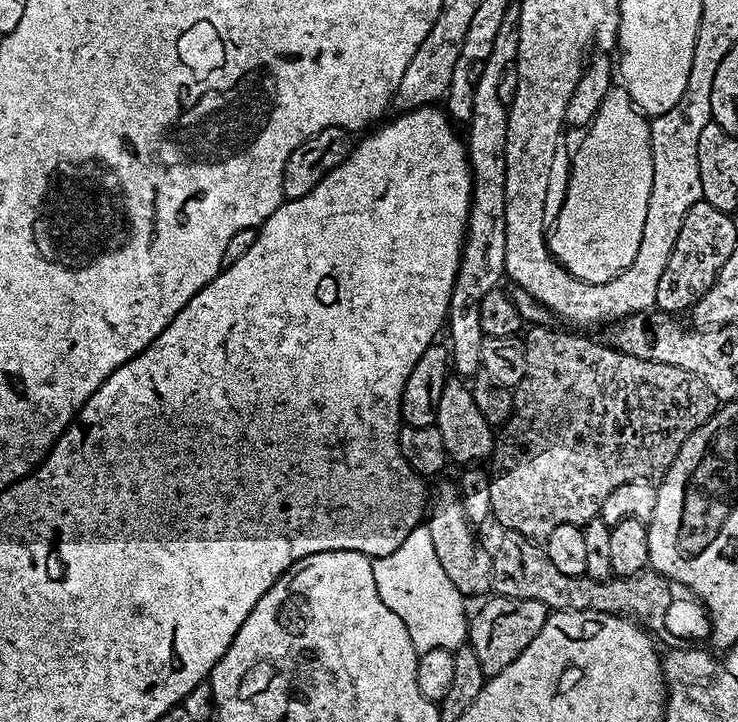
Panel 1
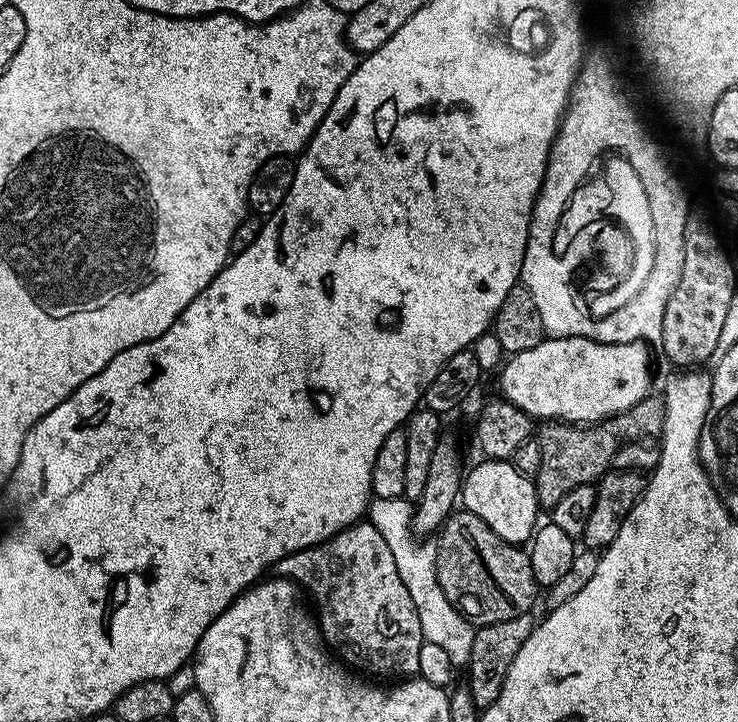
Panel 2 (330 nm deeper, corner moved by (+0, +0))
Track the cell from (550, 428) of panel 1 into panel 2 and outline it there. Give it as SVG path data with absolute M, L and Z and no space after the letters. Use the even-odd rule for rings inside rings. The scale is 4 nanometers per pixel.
M649 394L630 410L609 416L599 424L581 426L563 422L548 422L539 429L538 439L542 450L542 462L534 477L536 503L541 509L551 510L574 486L595 485L596 481L612 468L612 455L620 444L628 440L646 440L659 437L664 426L664 402L659 395Z

